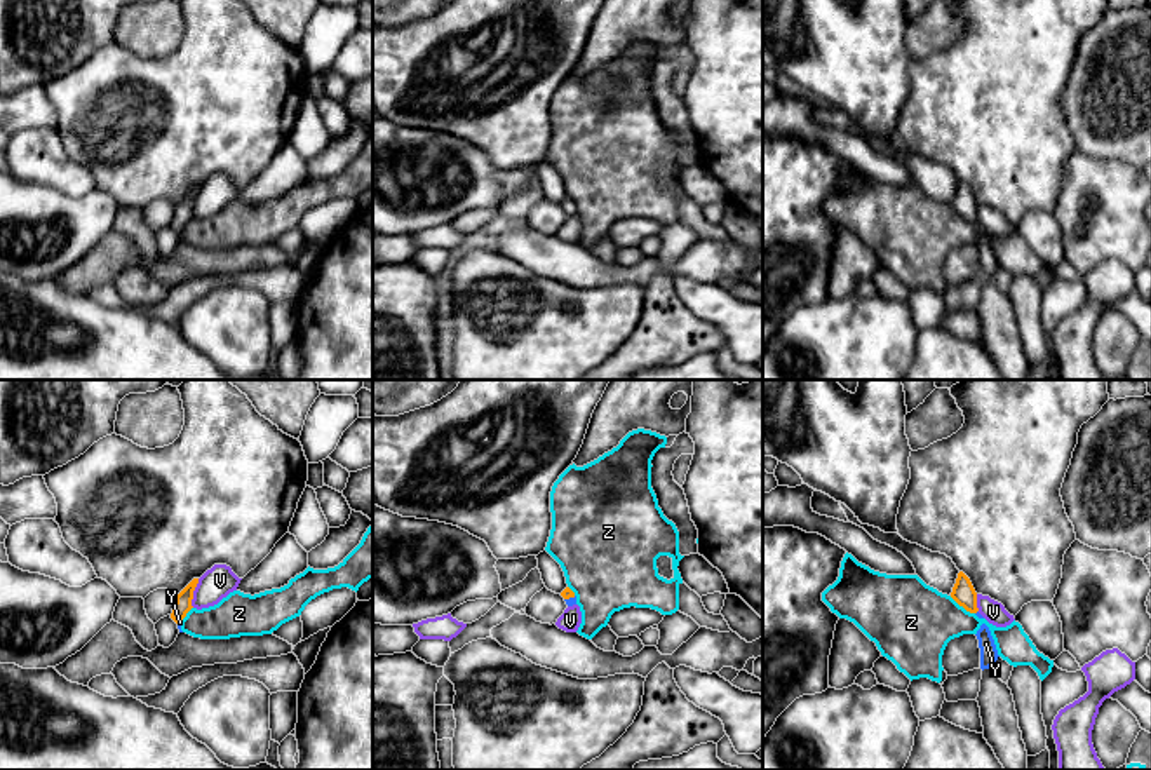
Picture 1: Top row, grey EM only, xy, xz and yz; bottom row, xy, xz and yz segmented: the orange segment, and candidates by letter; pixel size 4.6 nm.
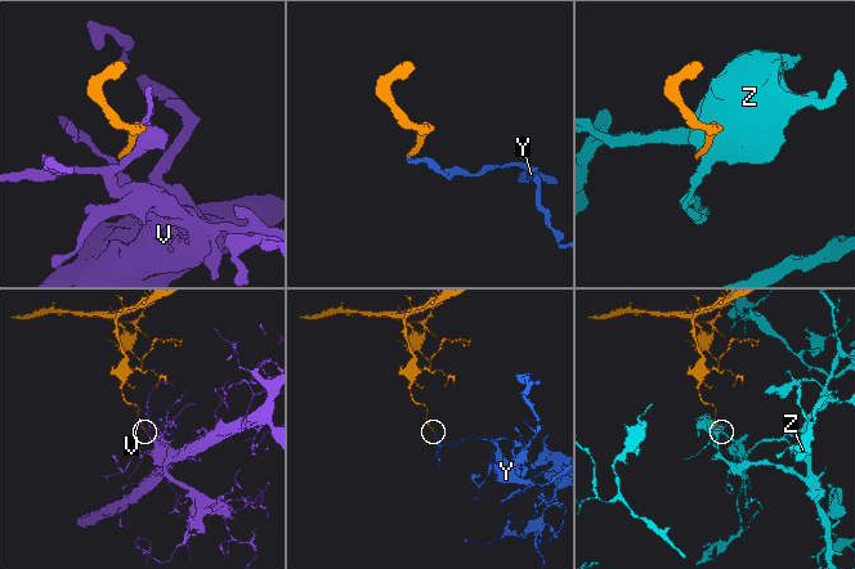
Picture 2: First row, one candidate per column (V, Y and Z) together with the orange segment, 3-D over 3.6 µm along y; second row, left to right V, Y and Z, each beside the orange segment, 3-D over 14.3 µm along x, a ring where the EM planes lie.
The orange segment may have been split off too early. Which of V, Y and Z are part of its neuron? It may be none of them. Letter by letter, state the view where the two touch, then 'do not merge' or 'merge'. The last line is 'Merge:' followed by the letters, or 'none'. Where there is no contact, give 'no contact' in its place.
V: xy | do not merge
Y: xz | do not merge
Z: yz | do not merge
Merge: none

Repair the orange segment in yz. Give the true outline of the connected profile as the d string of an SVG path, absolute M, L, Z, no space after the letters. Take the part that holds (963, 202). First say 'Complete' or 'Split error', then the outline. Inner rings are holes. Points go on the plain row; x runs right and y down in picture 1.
Complete. M959 181L951 207L970 223L977 223L977 202L970 188Z

